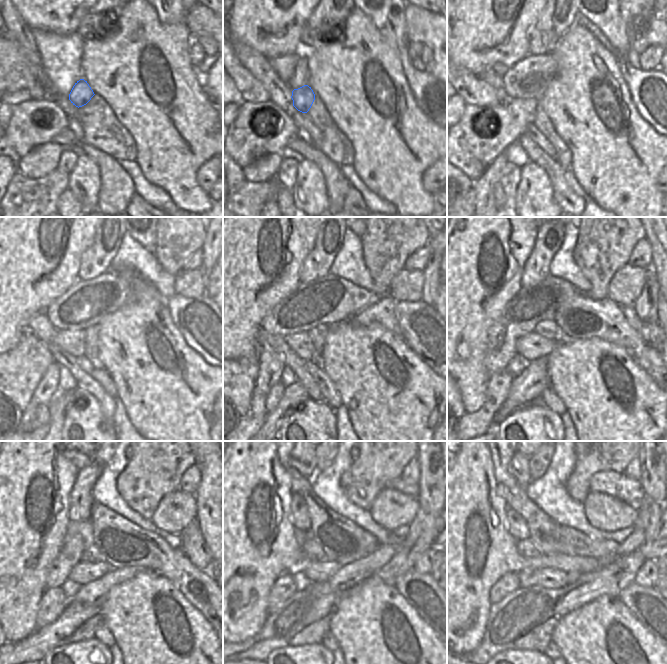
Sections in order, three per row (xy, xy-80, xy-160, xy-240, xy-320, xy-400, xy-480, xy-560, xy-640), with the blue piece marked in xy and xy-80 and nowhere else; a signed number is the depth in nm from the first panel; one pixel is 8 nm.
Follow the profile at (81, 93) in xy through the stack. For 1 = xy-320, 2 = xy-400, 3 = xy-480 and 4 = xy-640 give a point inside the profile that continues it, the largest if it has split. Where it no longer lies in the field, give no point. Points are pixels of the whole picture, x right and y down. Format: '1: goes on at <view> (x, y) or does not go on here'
1: goes on at xy-320 (300, 343)
2: goes on at xy-400 (532, 346)
3: goes on at xy-480 (83, 573)
4: goes on at xy-640 (549, 577)

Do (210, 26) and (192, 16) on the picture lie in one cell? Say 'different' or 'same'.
same

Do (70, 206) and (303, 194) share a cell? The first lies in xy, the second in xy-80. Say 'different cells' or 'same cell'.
different cells

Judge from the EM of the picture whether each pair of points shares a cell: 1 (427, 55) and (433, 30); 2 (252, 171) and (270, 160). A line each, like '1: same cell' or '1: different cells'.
1: different cells
2: same cell

